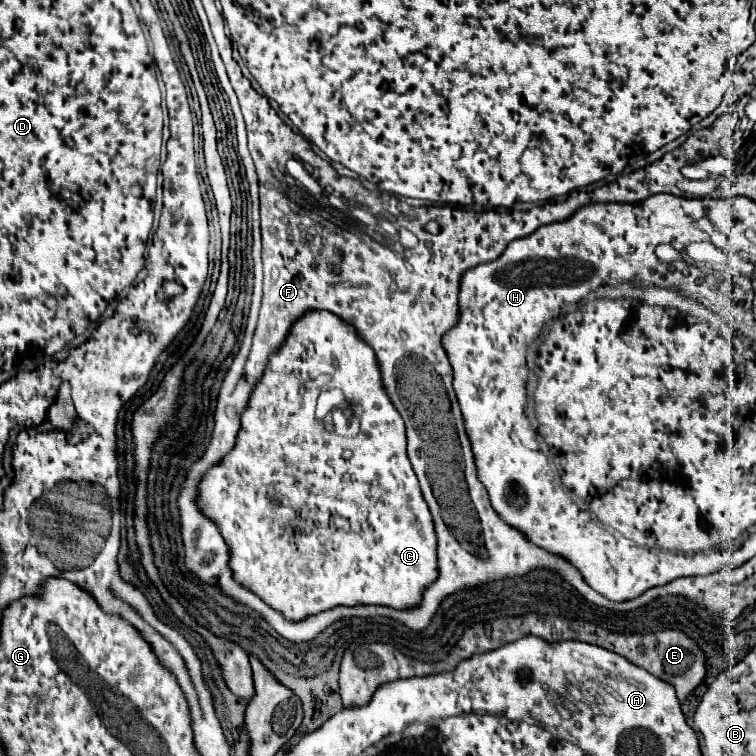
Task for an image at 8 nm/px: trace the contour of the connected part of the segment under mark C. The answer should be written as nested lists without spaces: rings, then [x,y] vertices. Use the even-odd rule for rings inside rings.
[[[308,312],[308,316],[302,316],[302,320],[298,320],[292,326],[292,332],[288,334],[286,344],[282,344],[280,352],[276,352],[276,356],[272,356],[260,384],[254,388],[252,400],[248,404],[248,412],[244,412],[244,416],[242,416],[242,430],[240,430],[236,448],[232,450],[232,456],[226,456],[220,462],[220,466],[212,468],[210,476],[206,476],[202,480],[198,502],[200,502],[200,508],[204,510],[204,514],[212,516],[212,520],[216,520],[220,532],[224,532],[224,538],[228,540],[228,546],[232,546],[230,564],[232,564],[234,578],[240,584],[244,584],[246,588],[250,588],[252,592],[260,594],[260,598],[264,602],[268,602],[272,608],[280,610],[288,620],[302,620],[308,614],[316,614],[320,610],[328,610],[328,608],[338,605],[382,604],[382,606],[392,606],[392,608],[410,608],[410,606],[416,606],[420,602],[422,590],[432,580],[436,580],[436,576],[438,576],[434,524],[432,524],[432,516],[428,512],[428,506],[422,498],[418,478],[416,478],[416,474],[410,466],[410,460],[406,456],[404,422],[402,422],[398,410],[392,406],[390,398],[386,396],[386,392],[382,388],[378,362],[376,362],[376,356],[374,356],[372,348],[356,336],[356,332],[350,328],[350,324],[346,324],[344,320],[332,316],[330,312]],[[332,388],[342,390],[348,398],[356,400],[362,408],[360,434],[354,440],[334,436],[332,432],[320,432],[320,428],[314,420],[314,408],[316,408],[318,394],[324,392],[324,390],[332,390]],[[346,448],[352,450],[350,458],[342,456],[342,452]],[[350,594],[351,601],[340,601],[340,598],[346,598]]]

